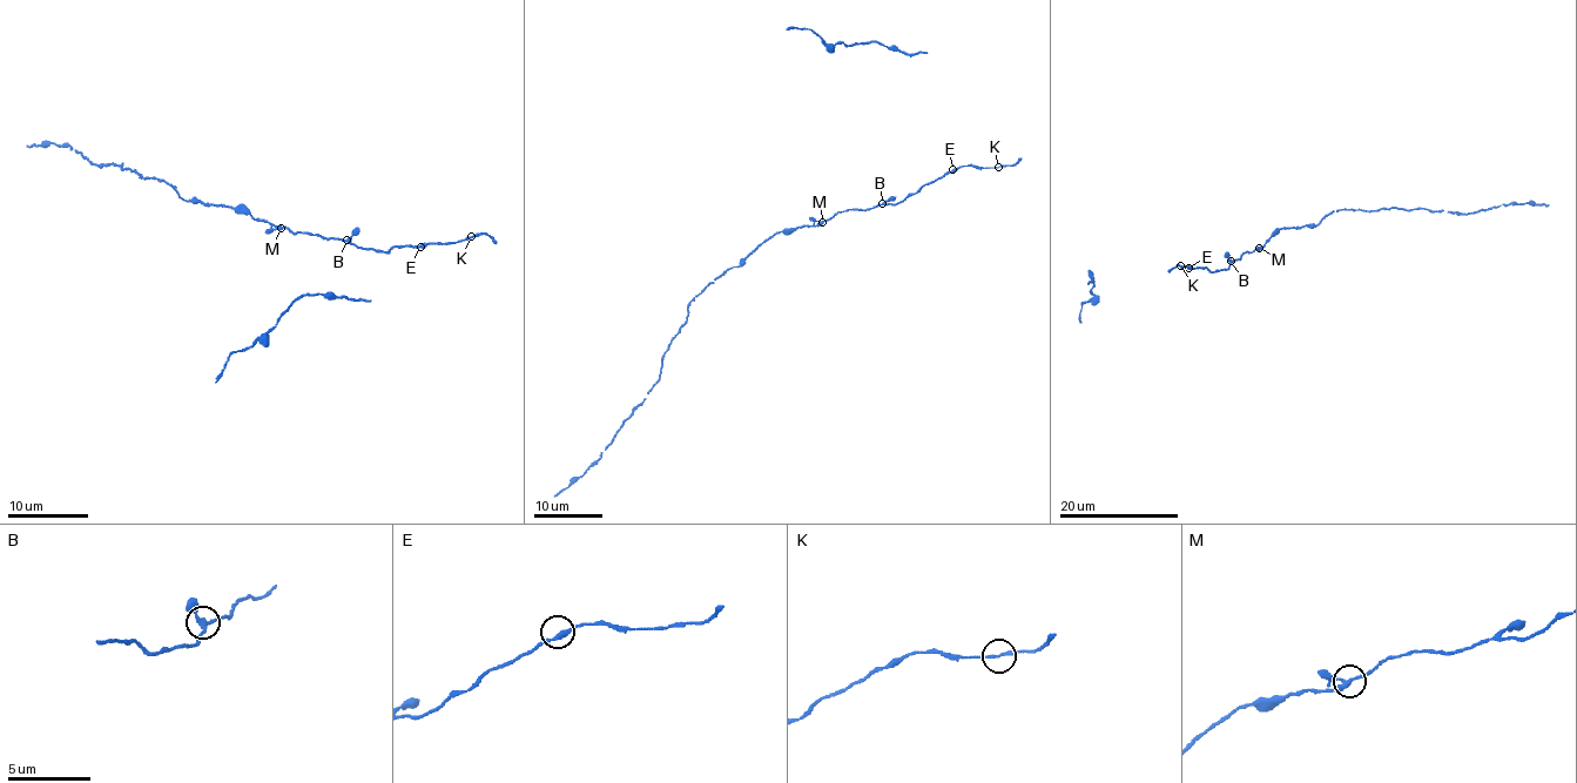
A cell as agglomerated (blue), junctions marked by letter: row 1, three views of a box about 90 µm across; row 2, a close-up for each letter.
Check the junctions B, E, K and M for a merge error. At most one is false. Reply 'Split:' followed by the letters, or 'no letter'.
Split: no letter

